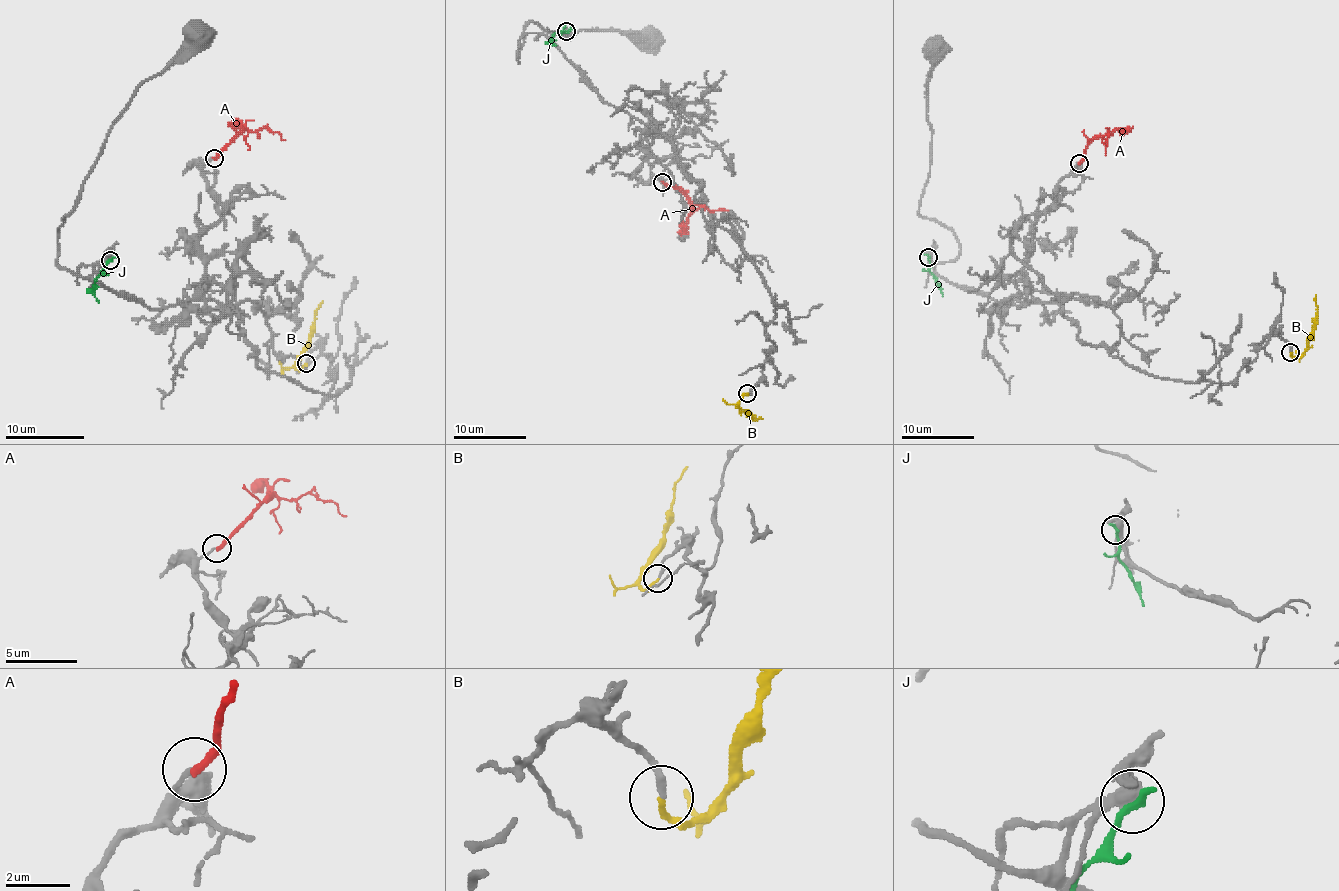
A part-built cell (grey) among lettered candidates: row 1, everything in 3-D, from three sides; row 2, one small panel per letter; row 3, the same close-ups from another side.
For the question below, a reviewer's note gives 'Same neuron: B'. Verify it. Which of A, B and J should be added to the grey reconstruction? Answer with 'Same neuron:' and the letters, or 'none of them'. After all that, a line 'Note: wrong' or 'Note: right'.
Same neuron: B
Note: right

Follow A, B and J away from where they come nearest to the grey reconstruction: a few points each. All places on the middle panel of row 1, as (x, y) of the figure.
A: (663, 181), (668, 187), (675, 187), (692, 203), (712, 210), (728, 210)
B: (748, 393), (739, 406), (755, 420), (762, 418)
J: (567, 31), (552, 36), (552, 44), (556, 45)

